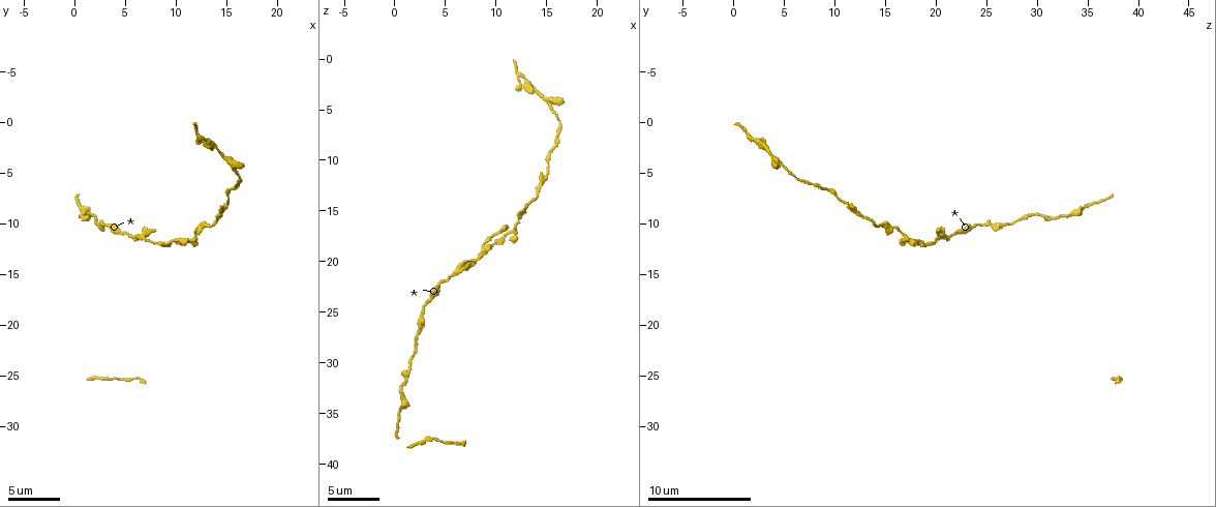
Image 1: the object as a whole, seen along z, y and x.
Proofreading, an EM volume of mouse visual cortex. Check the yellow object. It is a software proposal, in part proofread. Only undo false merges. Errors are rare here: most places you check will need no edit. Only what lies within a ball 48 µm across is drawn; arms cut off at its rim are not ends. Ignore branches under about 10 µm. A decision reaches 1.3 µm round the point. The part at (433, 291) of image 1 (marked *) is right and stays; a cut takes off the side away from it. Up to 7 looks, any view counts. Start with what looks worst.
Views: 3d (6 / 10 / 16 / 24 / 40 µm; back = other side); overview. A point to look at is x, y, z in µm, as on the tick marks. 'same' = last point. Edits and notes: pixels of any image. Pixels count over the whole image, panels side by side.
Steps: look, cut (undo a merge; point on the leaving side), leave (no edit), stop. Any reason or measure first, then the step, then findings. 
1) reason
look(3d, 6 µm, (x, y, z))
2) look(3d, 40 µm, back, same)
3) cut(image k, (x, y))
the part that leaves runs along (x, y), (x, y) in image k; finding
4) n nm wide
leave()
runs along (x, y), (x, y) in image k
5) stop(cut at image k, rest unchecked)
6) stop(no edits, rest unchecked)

narrows sharply
look(3d, 16 µm, (7.4, 11.6, 19.8))

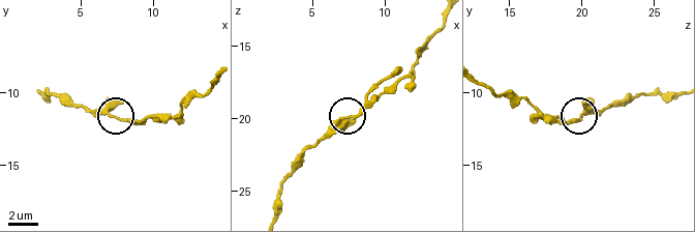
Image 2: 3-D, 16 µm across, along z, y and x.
leave()
all the same cell

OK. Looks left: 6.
thick turns thin
look(3d, 10 µm, (0.6, 9.2, 33.2))

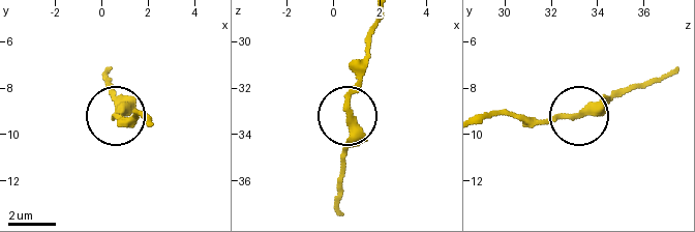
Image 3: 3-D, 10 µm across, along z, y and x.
leave()
runs along (379, 20), (349, 109), (351, 138), (339, 178) in image 3; continuous, no second cell

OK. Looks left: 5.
thick turns thin
look(3d, 10 µm, (15.0, 8.2, 11.4))

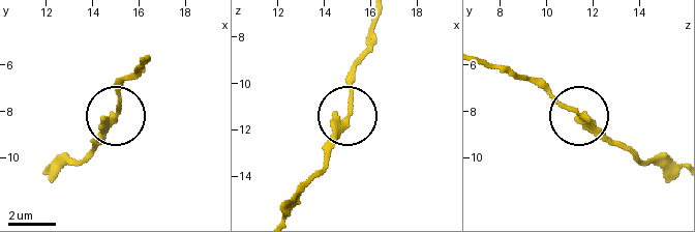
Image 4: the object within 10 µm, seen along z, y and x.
300 nm wide
leave()
runs along (673, 166), (643, 164), (602, 140), (539, 79) in image 4; one cell here

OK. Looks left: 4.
stop(no edits, rest unchecked)

